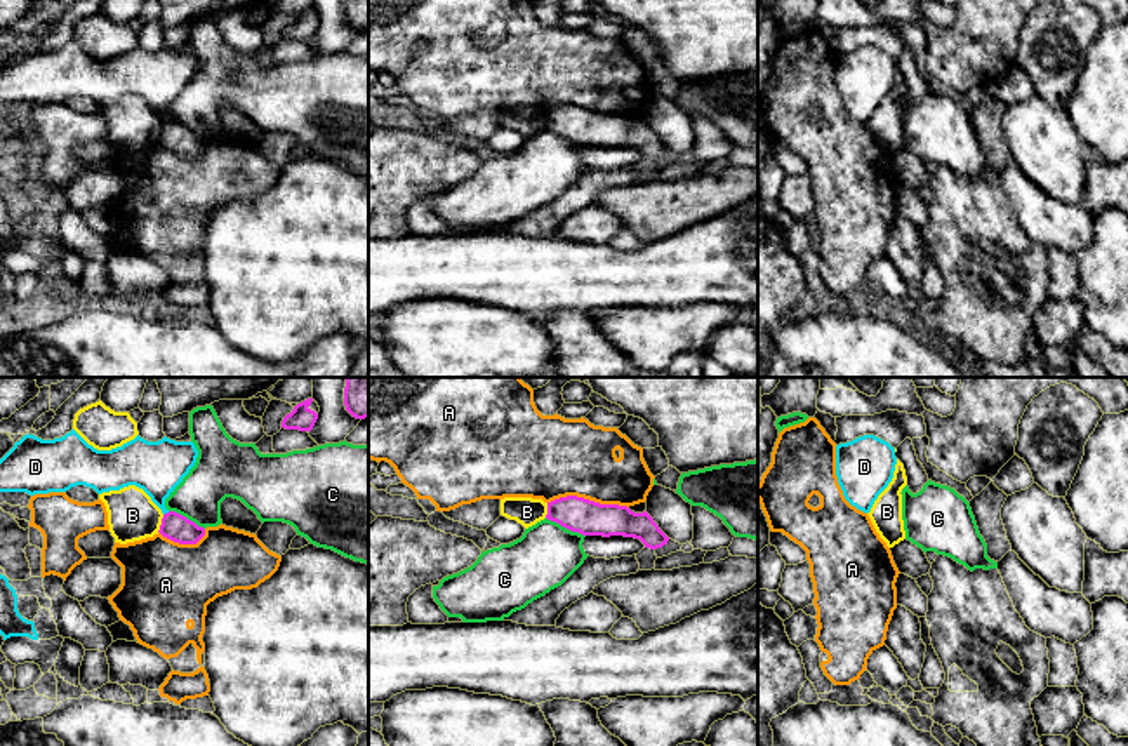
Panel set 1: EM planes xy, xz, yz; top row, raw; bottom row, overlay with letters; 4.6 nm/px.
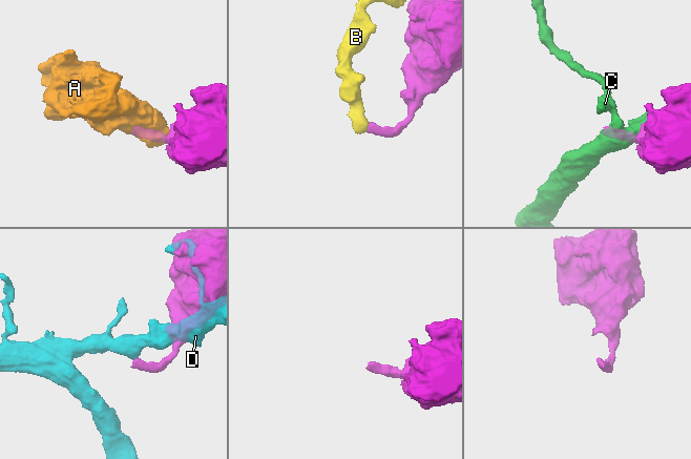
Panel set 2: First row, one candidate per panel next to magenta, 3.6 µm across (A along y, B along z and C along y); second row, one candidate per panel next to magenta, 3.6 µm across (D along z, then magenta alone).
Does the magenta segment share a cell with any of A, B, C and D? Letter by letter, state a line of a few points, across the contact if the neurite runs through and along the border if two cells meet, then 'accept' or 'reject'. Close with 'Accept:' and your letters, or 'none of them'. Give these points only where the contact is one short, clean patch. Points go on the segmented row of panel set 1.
A: reject
B: line xy (164, 515), (157, 531); reject
C: reject
D: reject
Accept: none of them

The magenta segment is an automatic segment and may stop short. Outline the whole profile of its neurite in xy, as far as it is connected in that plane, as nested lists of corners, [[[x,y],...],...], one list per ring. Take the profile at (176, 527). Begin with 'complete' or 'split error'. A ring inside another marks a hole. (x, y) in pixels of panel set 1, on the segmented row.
complete | [[[176,511],[163,515],[158,532],[179,544],[196,544],[205,536],[203,527],[198,527],[195,522]]]

